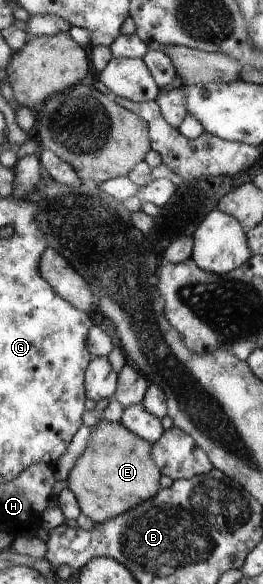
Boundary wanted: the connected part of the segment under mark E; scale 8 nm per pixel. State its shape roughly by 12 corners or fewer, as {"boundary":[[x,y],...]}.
{"boundary":[[101,418],[66,486],[101,524],[151,500],[152,443]]}

